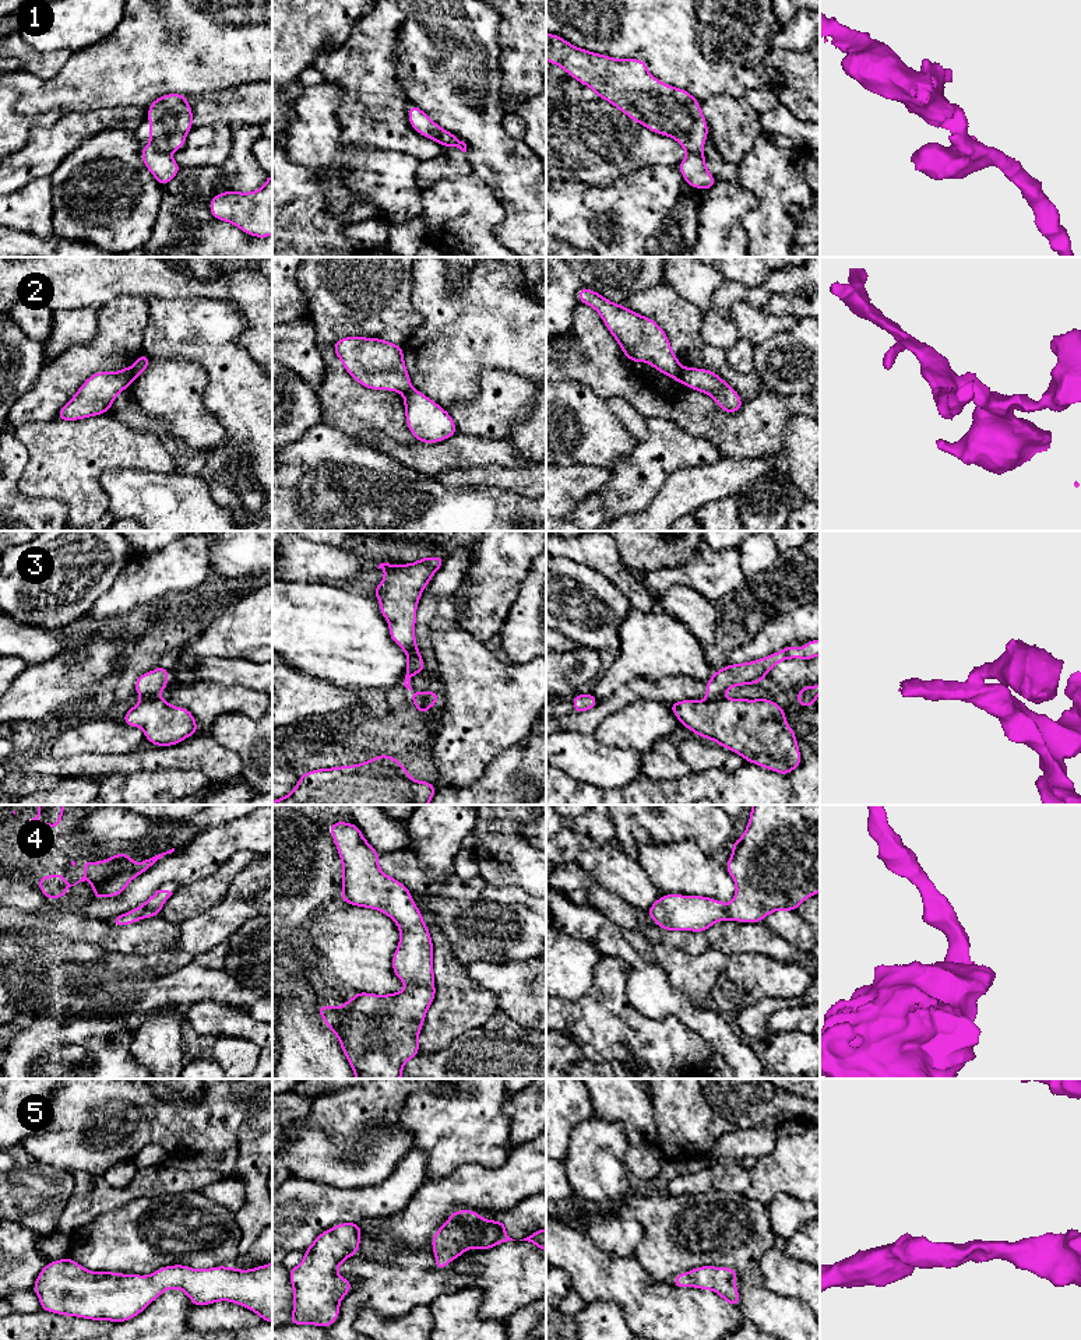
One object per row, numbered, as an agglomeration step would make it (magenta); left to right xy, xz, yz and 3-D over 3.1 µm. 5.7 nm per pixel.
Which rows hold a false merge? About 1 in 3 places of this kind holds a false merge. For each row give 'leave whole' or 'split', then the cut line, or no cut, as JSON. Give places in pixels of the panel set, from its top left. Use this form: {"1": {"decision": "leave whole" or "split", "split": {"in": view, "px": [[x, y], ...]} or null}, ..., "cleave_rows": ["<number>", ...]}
{"1": {"decision": "leave whole", "split": null}, "2": {"decision": "split", "split": {"in": "yz", "px": [[682, 366], [680, 380]]}}, "3": {"decision": "split", "split": {"in": "xy", "px": [[157, 696], [143, 699]]}}, "4": {"decision": "leave whole", "split": null}, "5": {"decision": "leave whole", "split": null}, "cleave_rows": ["2", "3"]}

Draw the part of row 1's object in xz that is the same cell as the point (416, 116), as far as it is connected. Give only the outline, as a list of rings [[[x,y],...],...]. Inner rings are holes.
[[[411,105],[408,110],[409,124],[420,134],[427,137],[429,140],[437,141],[444,148],[446,147],[457,147],[462,152],[466,152],[466,144],[461,141],[457,136],[444,130],[439,124],[436,124],[420,108],[416,105]]]

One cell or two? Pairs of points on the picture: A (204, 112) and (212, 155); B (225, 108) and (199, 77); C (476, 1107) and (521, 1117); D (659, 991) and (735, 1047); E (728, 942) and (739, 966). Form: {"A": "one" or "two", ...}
{"A": "two", "B": "two", "C": "two", "D": "one", "E": "two"}

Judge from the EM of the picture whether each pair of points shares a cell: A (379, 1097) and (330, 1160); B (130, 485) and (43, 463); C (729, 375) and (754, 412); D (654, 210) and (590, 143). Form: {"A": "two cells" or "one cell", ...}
{"A": "one cell", "B": "two cells", "C": "two cells", "D": "two cells"}

